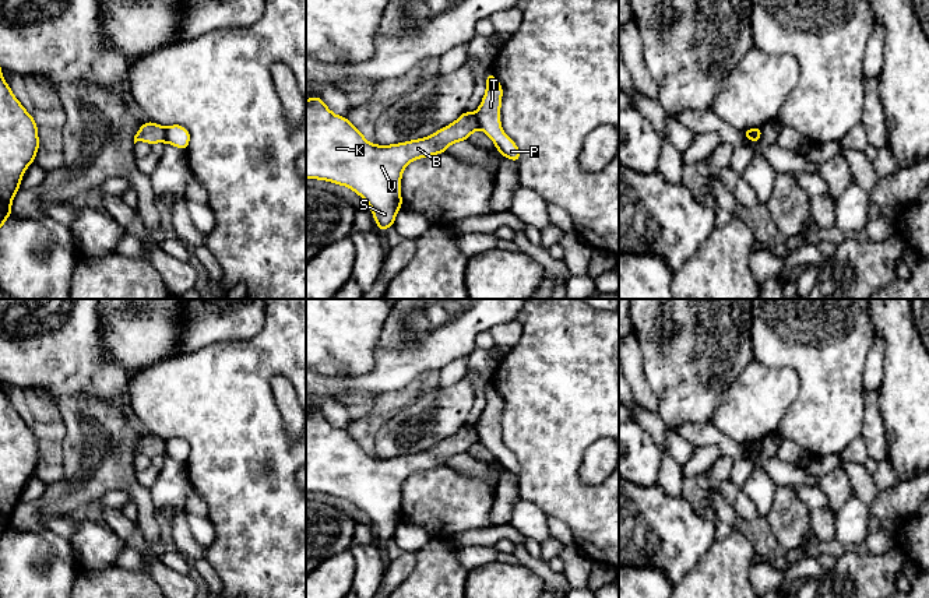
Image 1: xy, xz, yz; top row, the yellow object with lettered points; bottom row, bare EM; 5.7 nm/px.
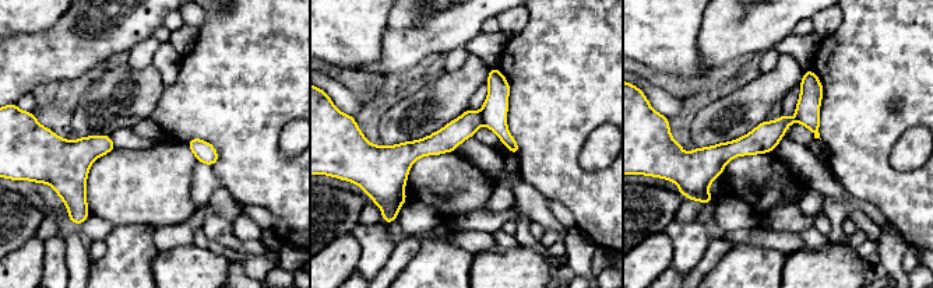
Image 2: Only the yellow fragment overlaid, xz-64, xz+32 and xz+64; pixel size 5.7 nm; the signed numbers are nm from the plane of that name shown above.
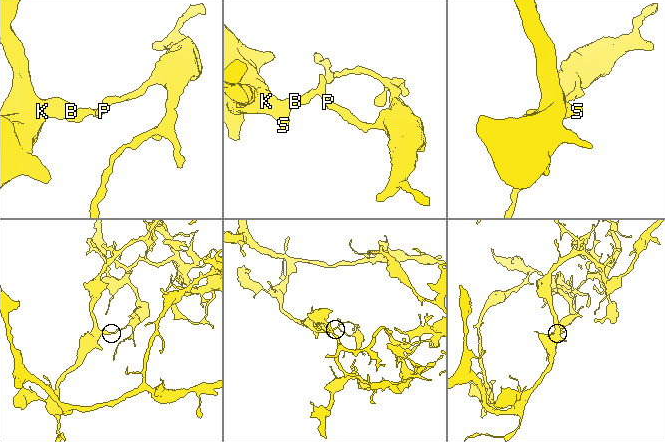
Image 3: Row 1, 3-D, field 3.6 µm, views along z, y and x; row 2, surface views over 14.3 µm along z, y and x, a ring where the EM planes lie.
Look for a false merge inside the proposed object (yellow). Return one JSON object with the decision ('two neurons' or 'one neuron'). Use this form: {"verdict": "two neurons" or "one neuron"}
{"verdict": "two neurons"}

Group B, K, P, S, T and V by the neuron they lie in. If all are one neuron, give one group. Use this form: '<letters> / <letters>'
B K S V / P T

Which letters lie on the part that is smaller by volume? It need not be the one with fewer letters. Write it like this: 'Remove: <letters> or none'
Remove: P, T

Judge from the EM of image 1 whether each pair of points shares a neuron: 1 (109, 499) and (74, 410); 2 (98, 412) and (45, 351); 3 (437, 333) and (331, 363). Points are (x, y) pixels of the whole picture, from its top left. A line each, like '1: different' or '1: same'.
1: different
2: different
3: different

